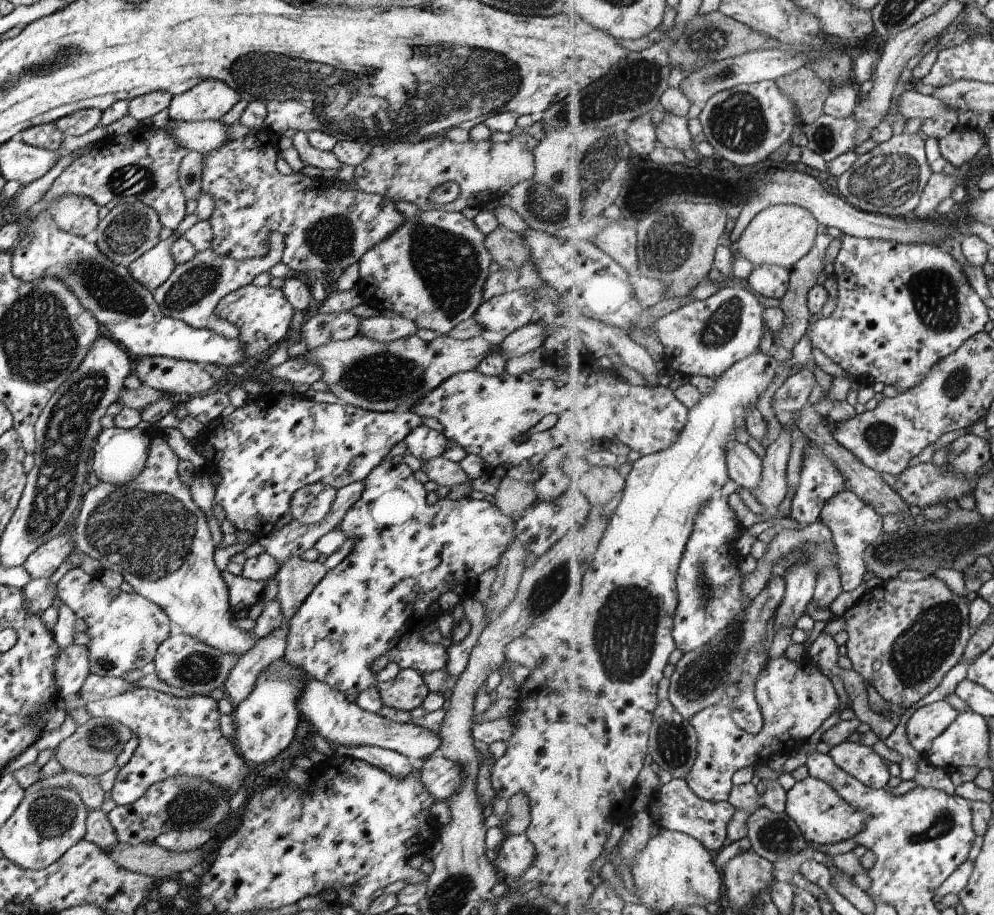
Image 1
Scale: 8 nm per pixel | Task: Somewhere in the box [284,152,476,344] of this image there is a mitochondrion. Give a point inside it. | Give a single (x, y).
(330, 238)

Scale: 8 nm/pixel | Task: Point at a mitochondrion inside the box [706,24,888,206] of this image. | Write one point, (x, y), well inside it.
(824, 138)

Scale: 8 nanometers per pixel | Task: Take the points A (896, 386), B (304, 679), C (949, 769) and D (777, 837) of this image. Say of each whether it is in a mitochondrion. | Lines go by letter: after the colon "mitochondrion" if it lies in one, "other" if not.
A: other
B: other
C: other
D: mitochondrion

